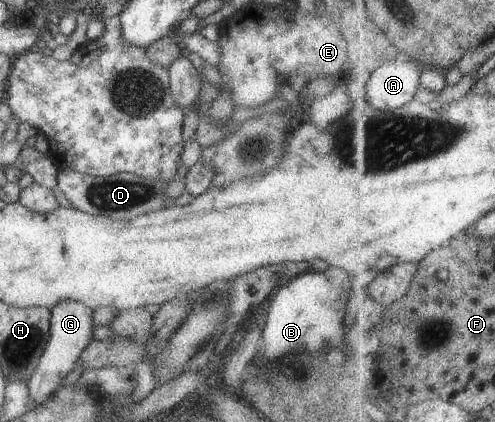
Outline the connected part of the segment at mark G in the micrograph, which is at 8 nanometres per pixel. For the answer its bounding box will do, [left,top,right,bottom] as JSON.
[27,300,93,405]

